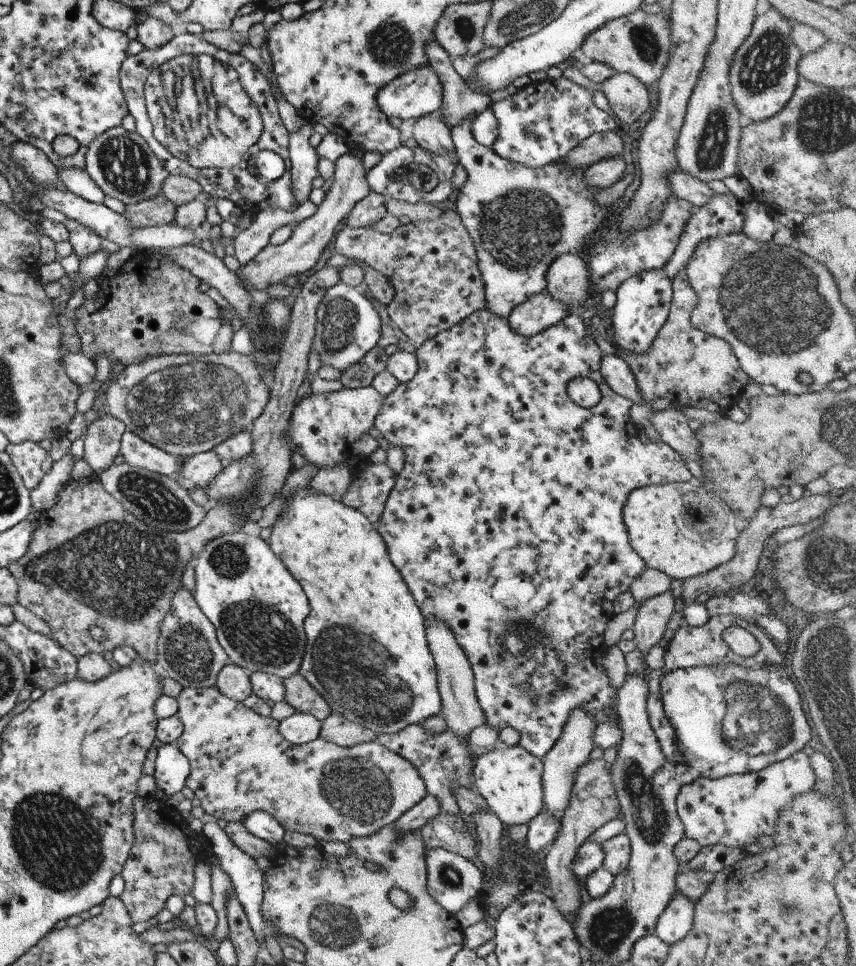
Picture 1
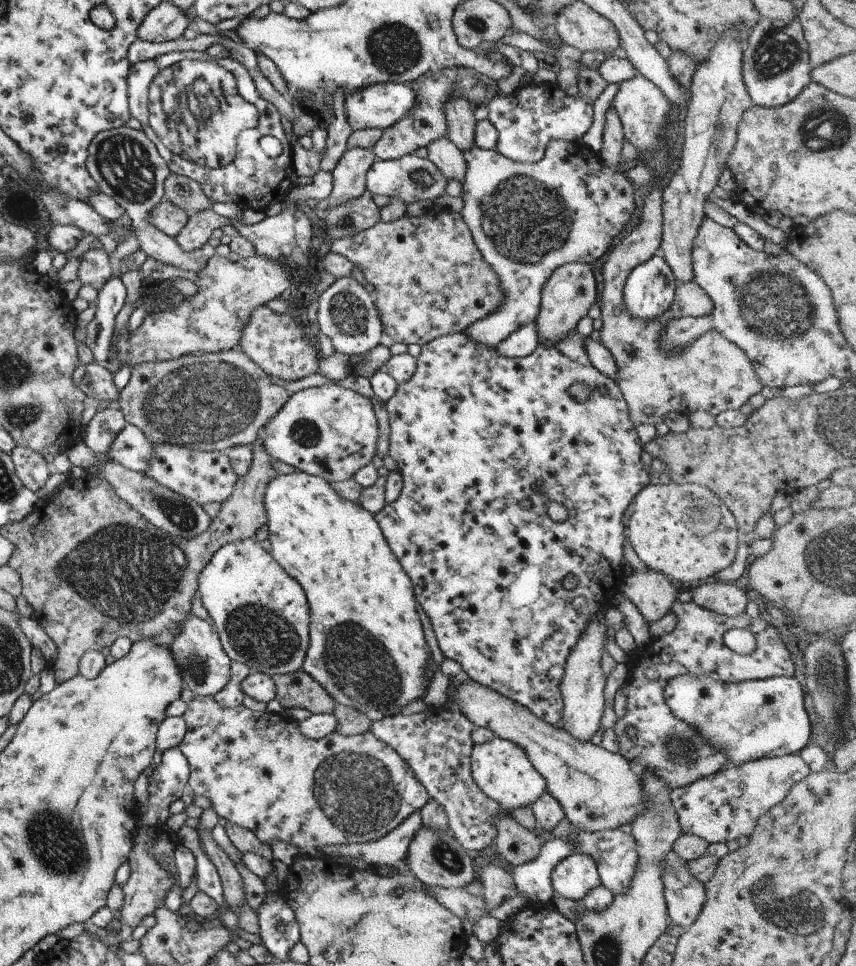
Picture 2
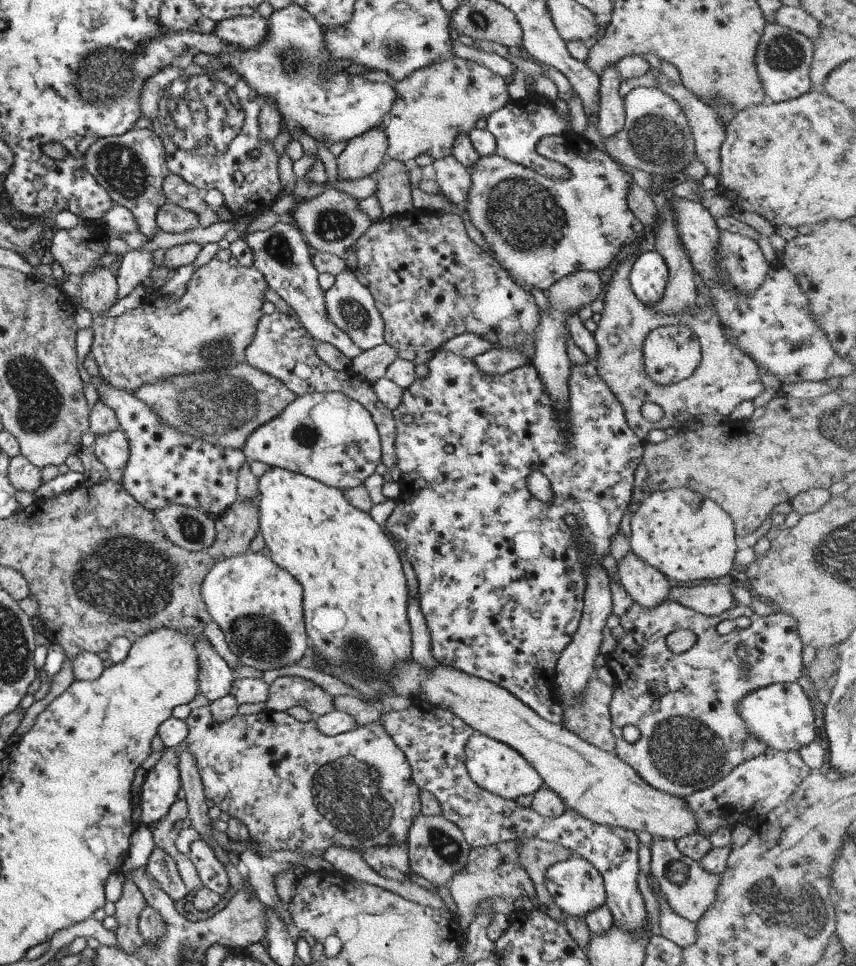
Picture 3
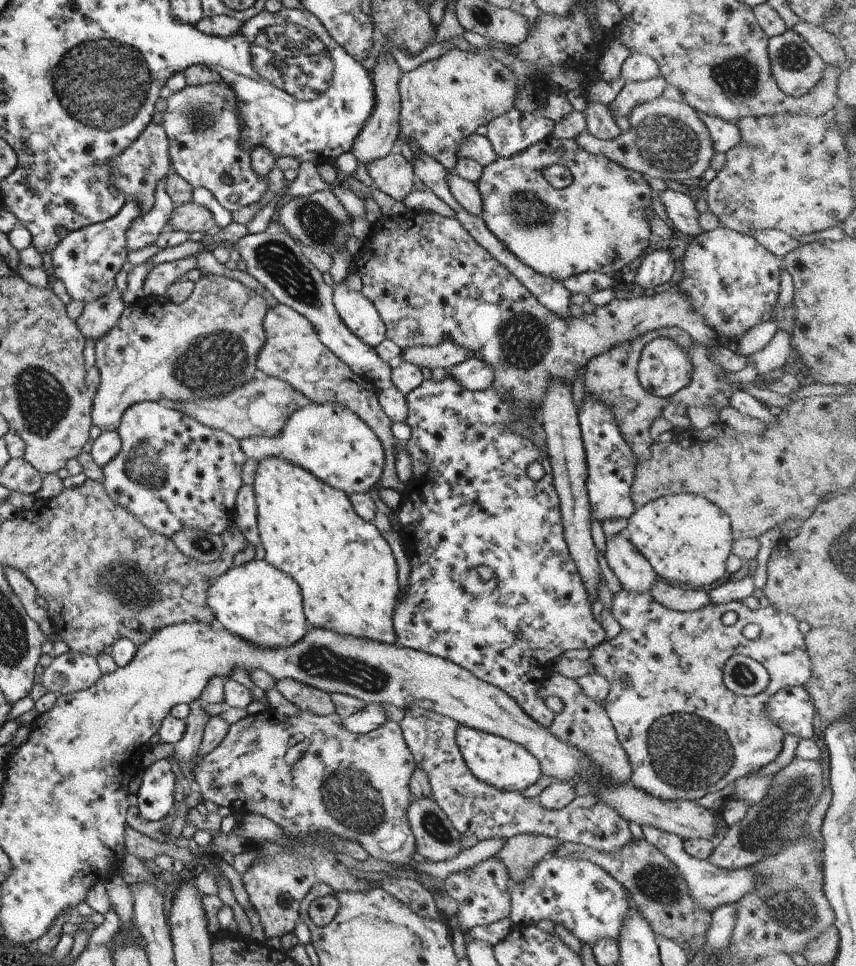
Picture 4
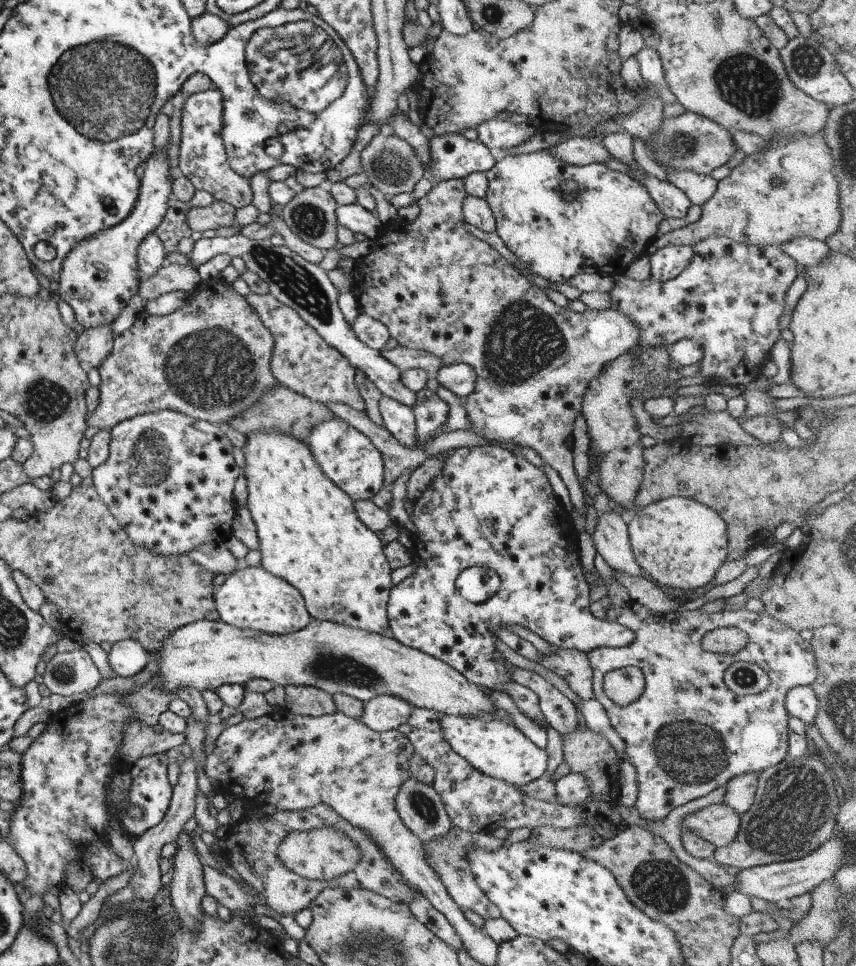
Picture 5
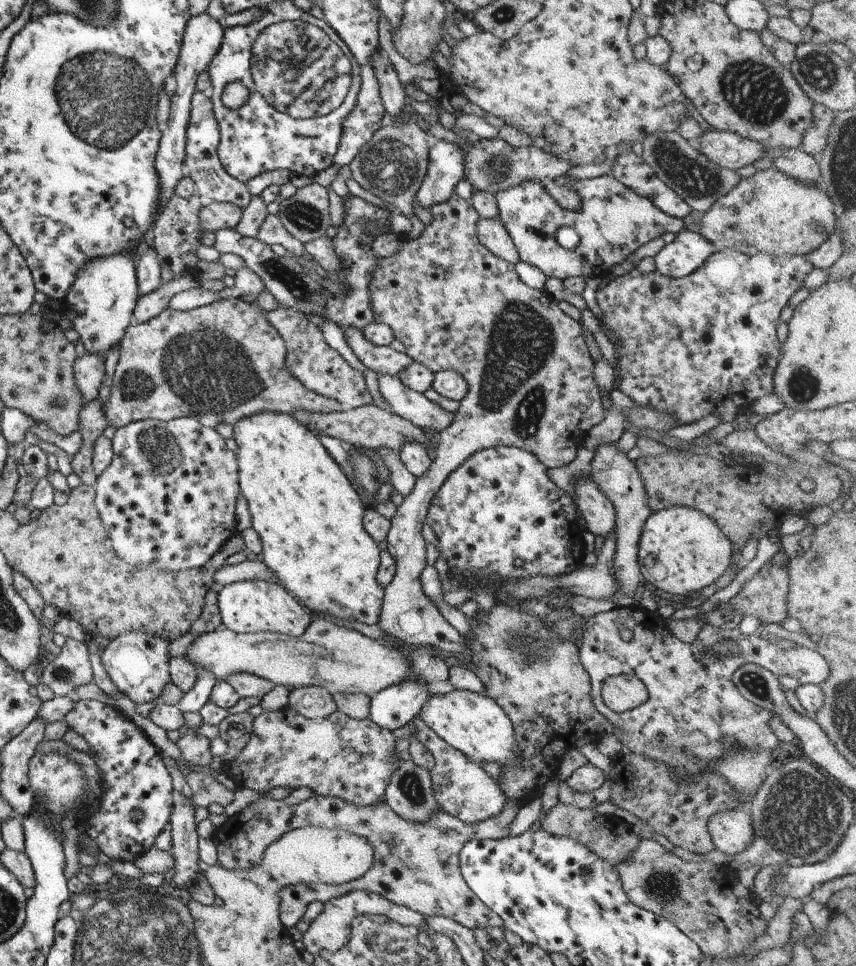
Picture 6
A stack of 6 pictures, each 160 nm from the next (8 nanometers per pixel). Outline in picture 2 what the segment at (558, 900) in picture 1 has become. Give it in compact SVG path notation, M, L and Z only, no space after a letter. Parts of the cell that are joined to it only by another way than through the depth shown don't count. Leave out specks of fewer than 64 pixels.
M467 677L460 679L463 680L461 686L455 684L449 688L448 685L449 700L457 704L460 714L475 727L487 728L495 737L523 748L525 756L543 778L547 793L561 806L564 819L571 826L590 833L607 831L631 824L635 814L639 816L645 810L641 782L623 756L593 746L590 741L579 742L563 728L555 728L550 722L539 720L527 708L499 696L497 692L475 684Z

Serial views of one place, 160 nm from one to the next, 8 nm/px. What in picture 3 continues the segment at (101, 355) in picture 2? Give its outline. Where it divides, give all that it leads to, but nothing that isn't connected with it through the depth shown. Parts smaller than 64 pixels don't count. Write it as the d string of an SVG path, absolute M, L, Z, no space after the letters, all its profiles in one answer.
M130 249L122 256L121 266L117 268L115 276L117 299L122 299L130 294L135 286L143 282L155 270L151 253L145 250Z

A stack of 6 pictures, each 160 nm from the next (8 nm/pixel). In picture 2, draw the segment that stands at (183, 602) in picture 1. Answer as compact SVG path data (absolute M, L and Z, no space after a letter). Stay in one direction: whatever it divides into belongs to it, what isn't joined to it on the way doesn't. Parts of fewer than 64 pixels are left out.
M189 614L179 624L179 632L173 636L173 640L165 648L173 656L175 668L179 672L181 680L183 680L183 687L188 689L193 695L213 697L227 684L231 661L221 649L217 632L207 620Z

